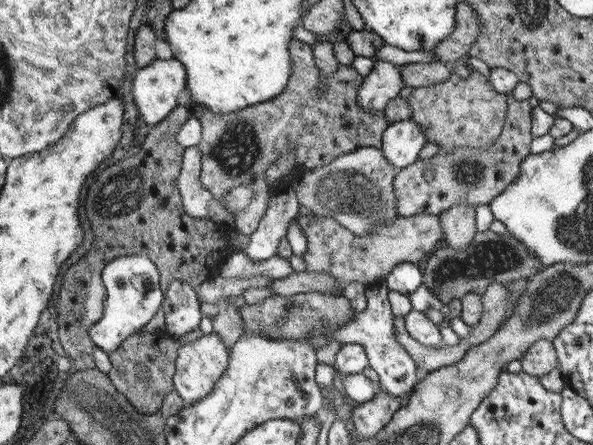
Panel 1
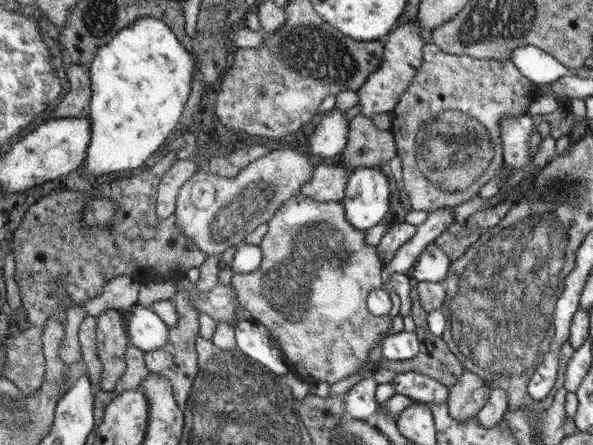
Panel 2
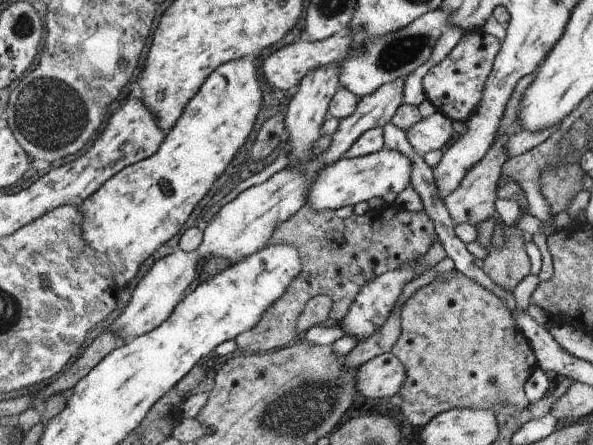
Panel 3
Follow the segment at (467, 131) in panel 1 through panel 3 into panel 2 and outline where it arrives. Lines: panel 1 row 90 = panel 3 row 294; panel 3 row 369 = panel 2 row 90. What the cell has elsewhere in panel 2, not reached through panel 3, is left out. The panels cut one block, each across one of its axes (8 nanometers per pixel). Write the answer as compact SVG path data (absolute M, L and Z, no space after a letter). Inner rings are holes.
M427 42L423 46L423 56L421 56L421 68L413 76L411 84L407 90L401 94L397 106L391 110L391 128L389 132L395 136L395 146L397 146L397 156L401 158L401 168L403 168L403 192L407 196L407 206L413 212L435 212L439 208L457 208L459 204L465 204L471 200L471 196L479 194L479 188L485 186L501 168L503 158L505 158L505 144L503 144L503 122L505 120L517 120L519 116L527 114L531 102L537 98L535 86L531 80L527 80L523 74L519 74L519 68L513 66L511 60L479 60L479 58L469 58L469 56L455 56L455 54L445 54L439 46Z

